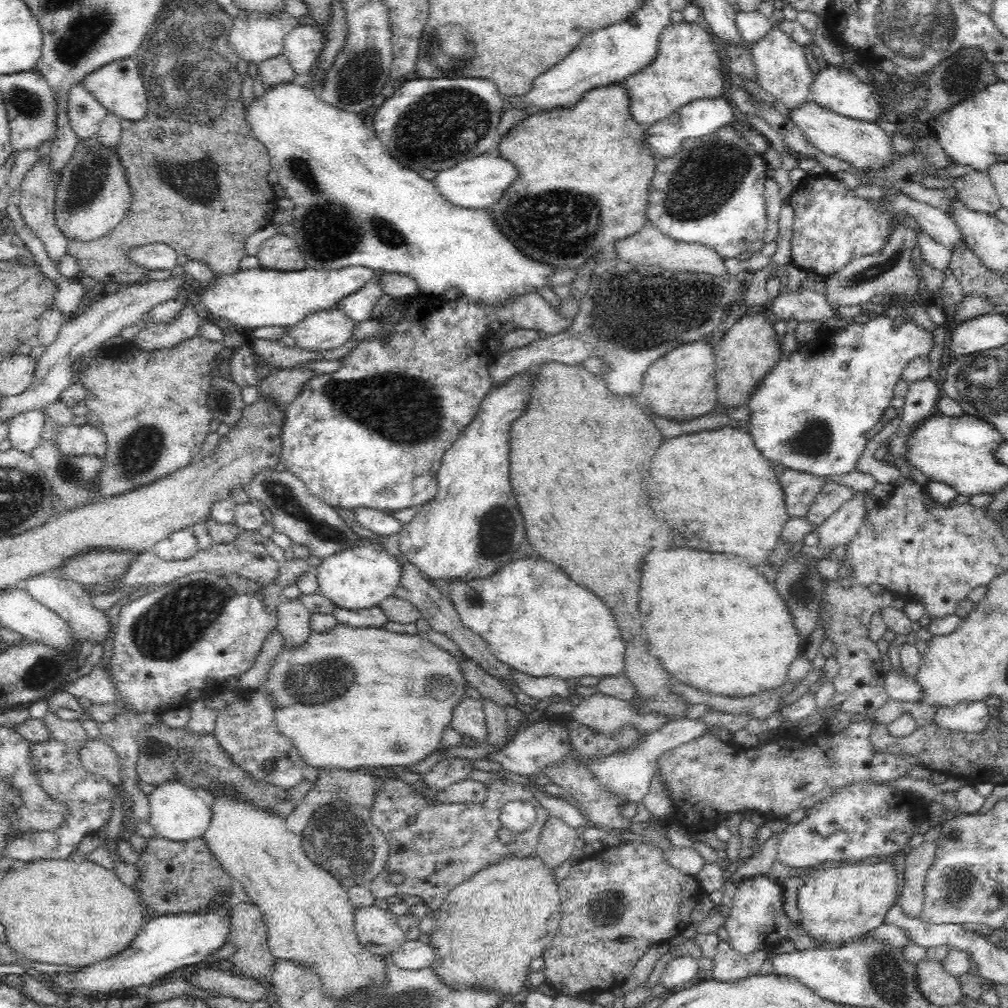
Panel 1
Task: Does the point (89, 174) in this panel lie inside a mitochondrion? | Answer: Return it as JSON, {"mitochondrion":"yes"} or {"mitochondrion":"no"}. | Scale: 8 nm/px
{"mitochondrion":"yes"}

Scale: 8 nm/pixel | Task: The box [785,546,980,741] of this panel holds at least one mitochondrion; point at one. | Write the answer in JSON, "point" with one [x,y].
{"point":[797,591]}

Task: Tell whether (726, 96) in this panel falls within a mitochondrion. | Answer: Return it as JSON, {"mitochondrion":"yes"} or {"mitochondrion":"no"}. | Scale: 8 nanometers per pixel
{"mitochondrion":"no"}

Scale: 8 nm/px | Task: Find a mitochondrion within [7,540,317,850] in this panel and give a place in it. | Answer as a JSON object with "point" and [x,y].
{"point":[176,621]}

